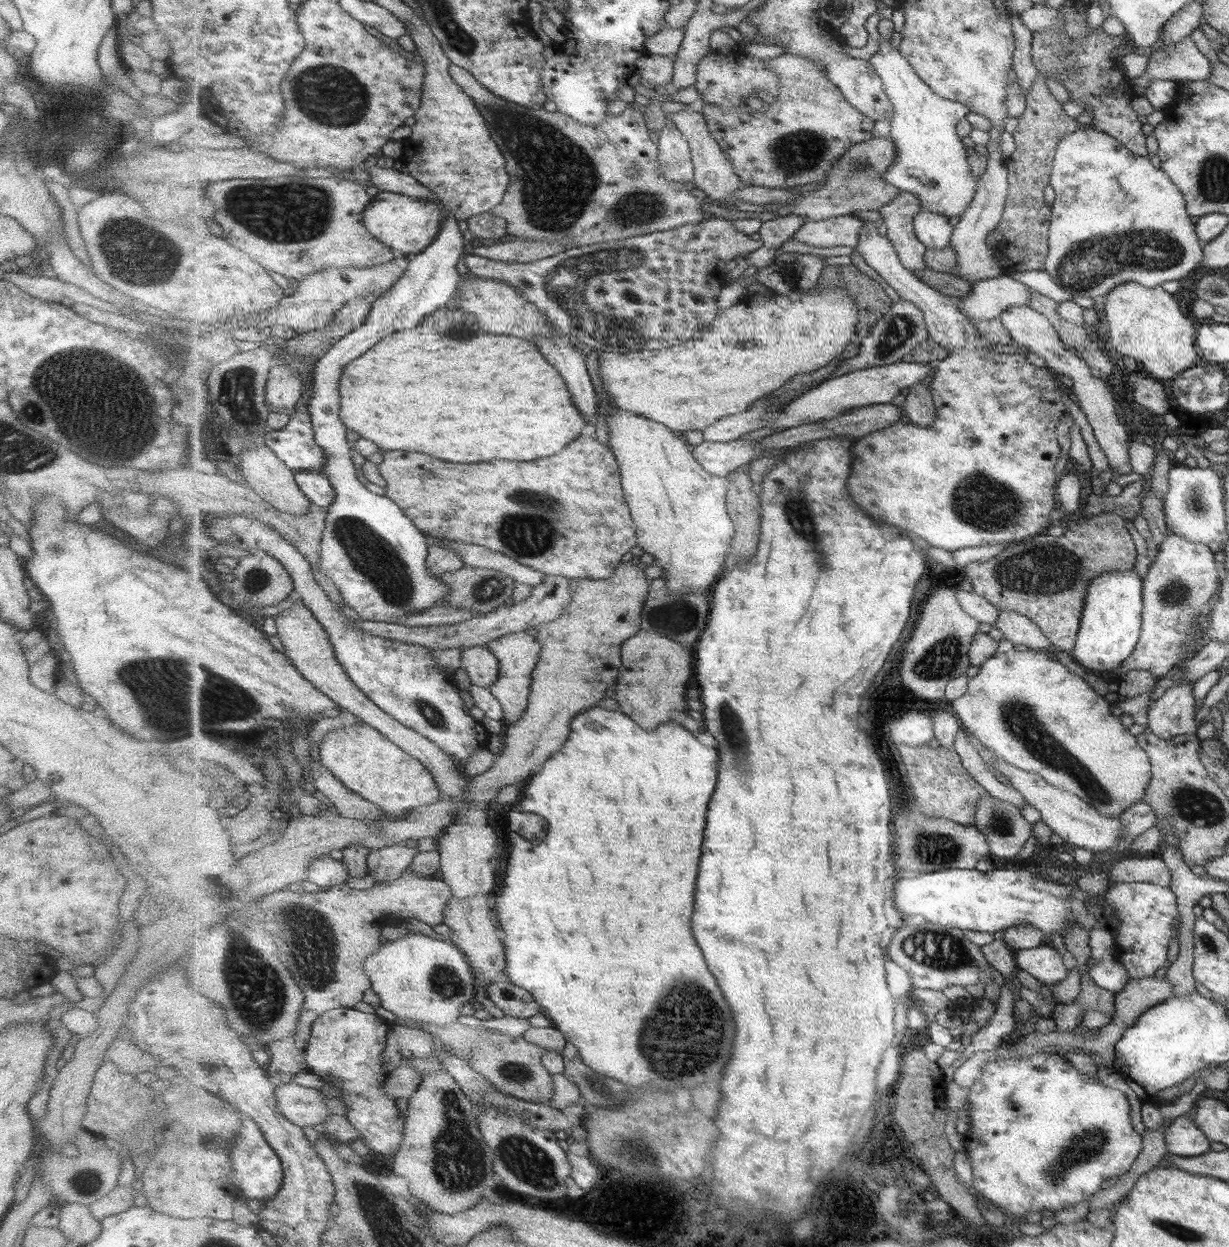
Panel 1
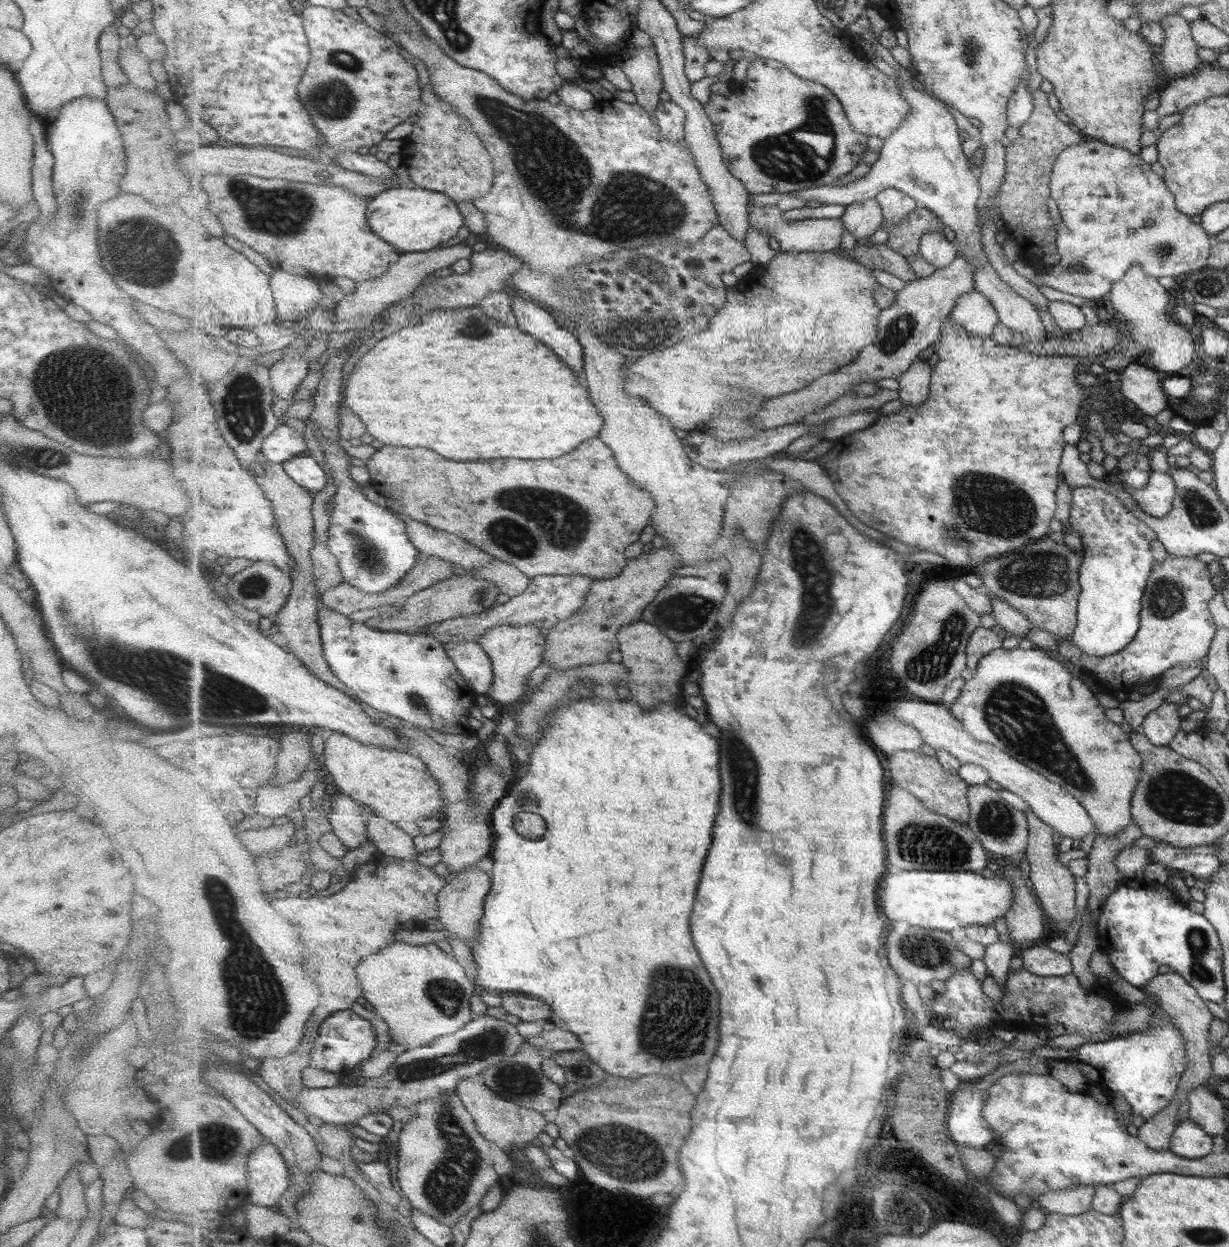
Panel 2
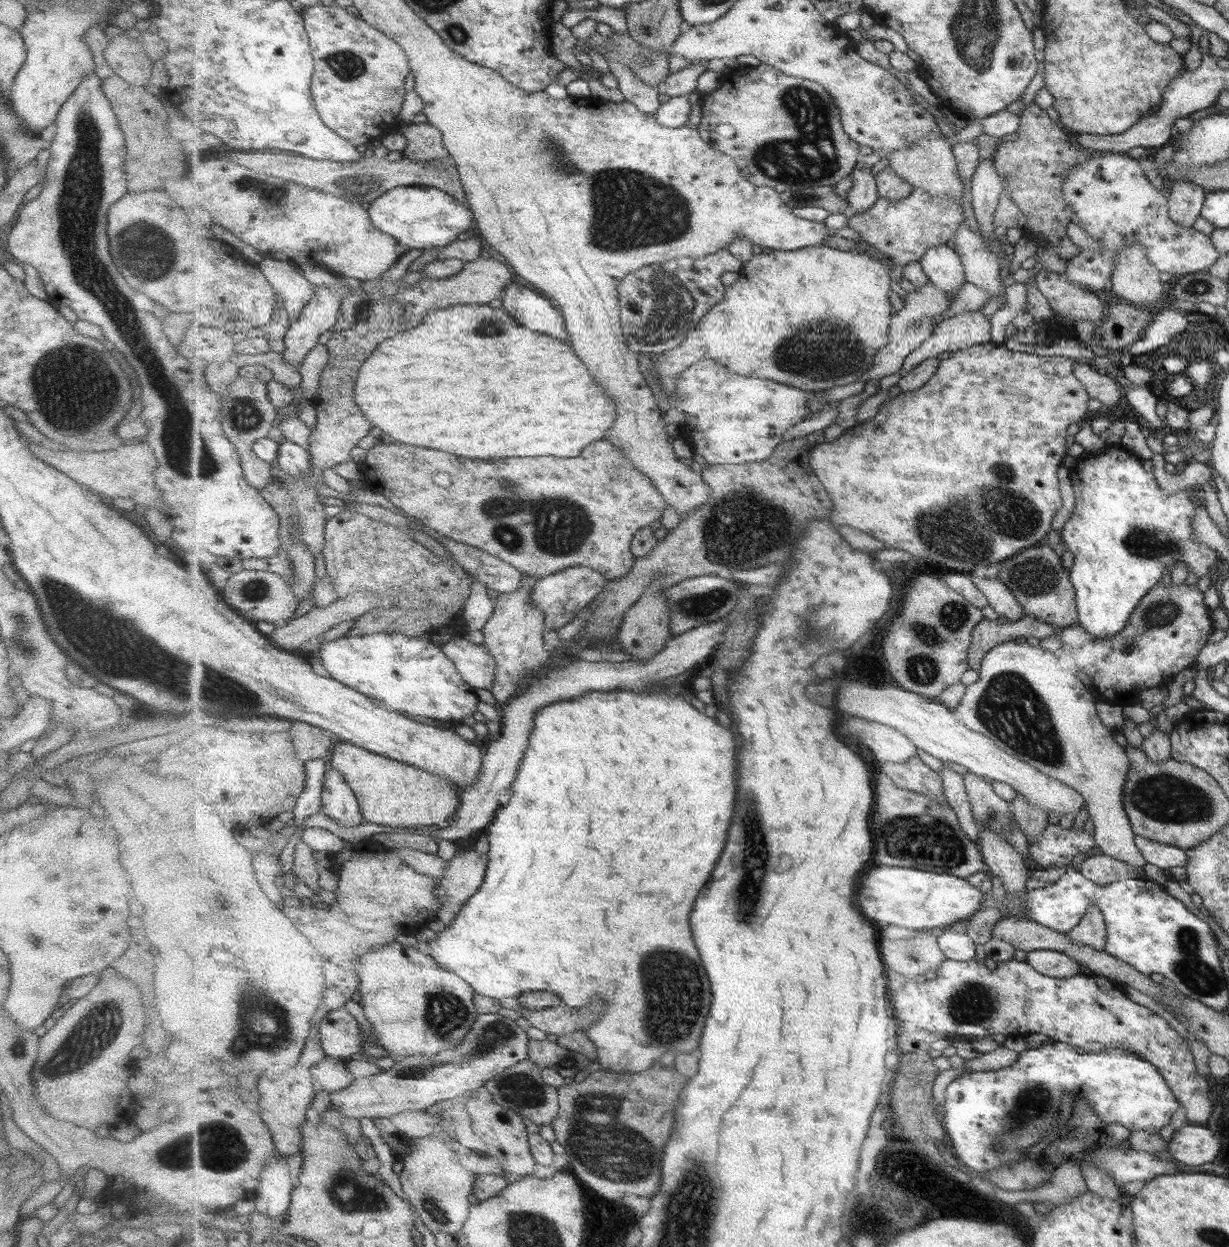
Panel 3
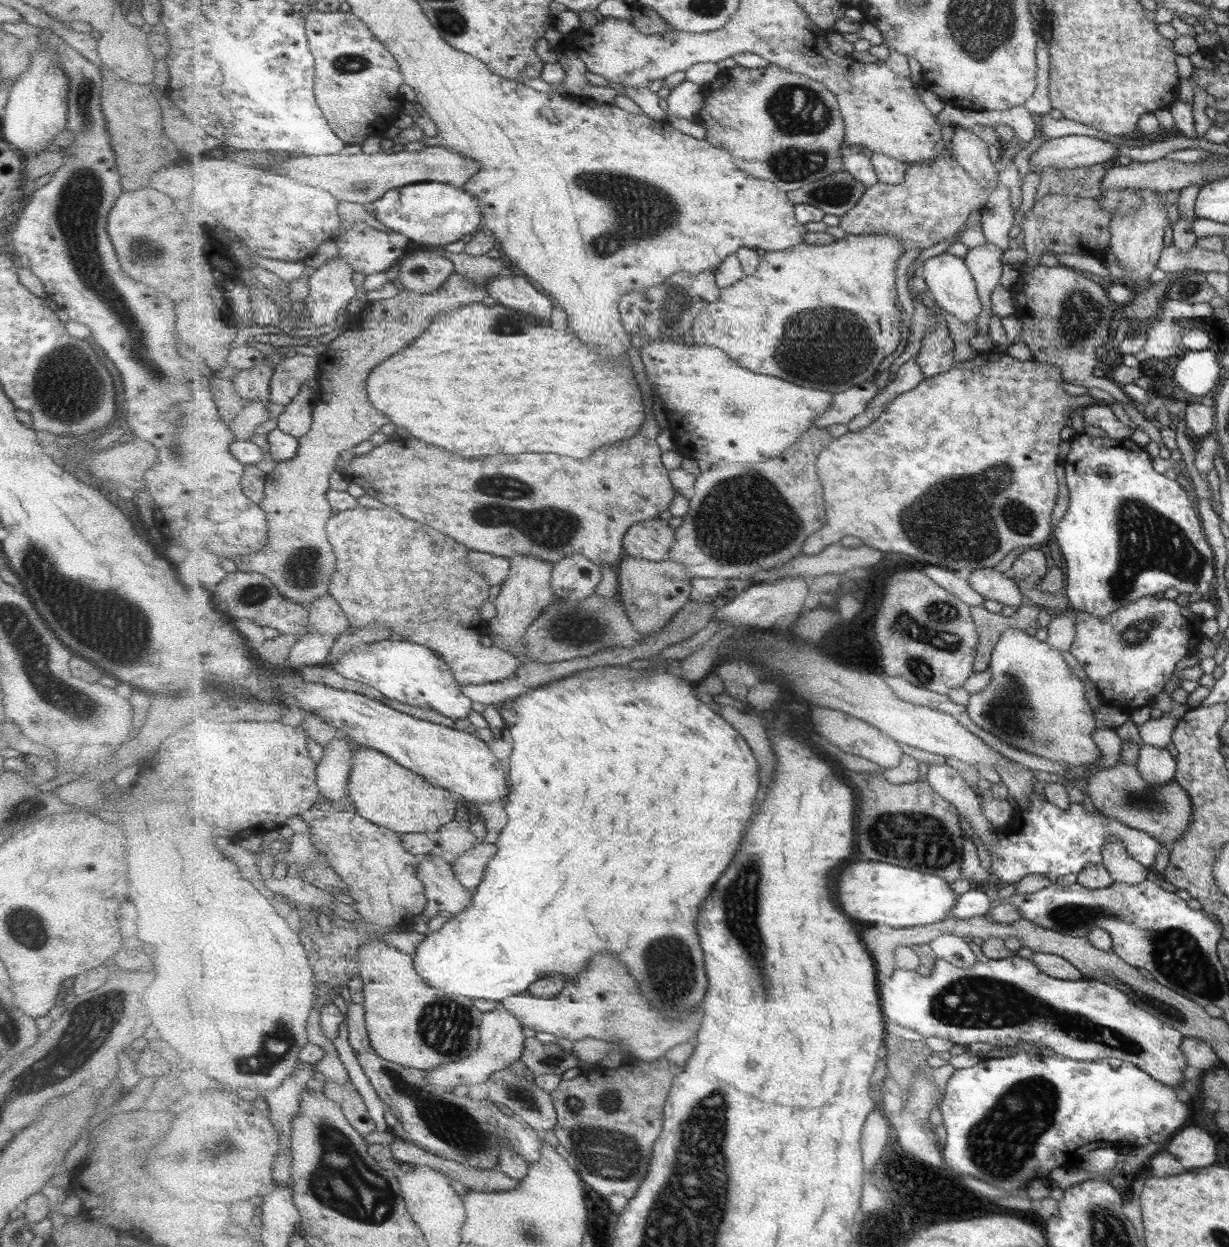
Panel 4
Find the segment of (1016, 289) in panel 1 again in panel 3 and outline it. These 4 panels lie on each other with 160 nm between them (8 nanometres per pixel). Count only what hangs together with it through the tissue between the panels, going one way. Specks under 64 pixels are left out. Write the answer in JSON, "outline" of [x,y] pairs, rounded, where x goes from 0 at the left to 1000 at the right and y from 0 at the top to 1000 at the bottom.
{"outline":[[[797,249],[782,250],[779,253],[764,259],[758,271],[740,284],[735,294],[734,302],[745,298],[753,288],[767,282],[777,282],[806,273],[806,259]]]}

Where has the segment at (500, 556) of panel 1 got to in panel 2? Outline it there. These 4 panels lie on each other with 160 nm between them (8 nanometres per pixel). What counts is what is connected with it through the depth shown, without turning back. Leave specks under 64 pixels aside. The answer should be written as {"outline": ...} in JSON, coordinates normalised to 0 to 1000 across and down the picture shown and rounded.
{"outline":[[[316,407],[323,415],[330,418],[330,426],[334,434],[339,441],[347,446],[357,447],[372,451],[379,458],[388,455],[400,454],[403,449],[401,446],[391,441],[382,434],[373,431],[370,427],[355,424],[345,419],[338,417]]]}

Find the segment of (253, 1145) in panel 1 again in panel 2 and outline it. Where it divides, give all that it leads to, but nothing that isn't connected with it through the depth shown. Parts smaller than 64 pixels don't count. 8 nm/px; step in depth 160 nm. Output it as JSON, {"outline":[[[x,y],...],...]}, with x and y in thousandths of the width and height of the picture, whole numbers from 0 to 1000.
{"outline":[[[221,916],[207,922],[202,932],[202,963],[227,970],[238,954],[236,935],[229,924]]]}

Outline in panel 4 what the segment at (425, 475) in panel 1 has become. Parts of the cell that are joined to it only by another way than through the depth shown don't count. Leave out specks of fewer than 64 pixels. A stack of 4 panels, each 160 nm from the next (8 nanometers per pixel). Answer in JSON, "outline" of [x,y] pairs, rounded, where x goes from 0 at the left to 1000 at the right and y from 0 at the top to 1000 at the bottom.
{"outline":[[[518,273],[513,277],[509,285],[517,298],[517,305],[522,311],[522,323],[525,321],[526,334],[518,350],[500,358],[491,358],[478,369],[468,369],[455,364],[422,364],[419,366],[398,366],[398,367],[377,367],[343,353],[317,353],[304,358],[298,365],[290,366],[283,370],[277,380],[282,384],[290,385],[292,390],[307,396],[303,399],[313,403],[331,415],[354,423],[382,441],[403,444],[416,449],[421,444],[435,445],[450,452],[466,446],[475,444],[484,452],[502,455],[509,447],[507,434],[510,426],[517,419],[531,416],[546,407],[551,395],[545,385],[545,378],[539,374],[538,359],[535,356],[536,340],[531,334],[529,310],[526,306],[522,290],[522,279]]]}

